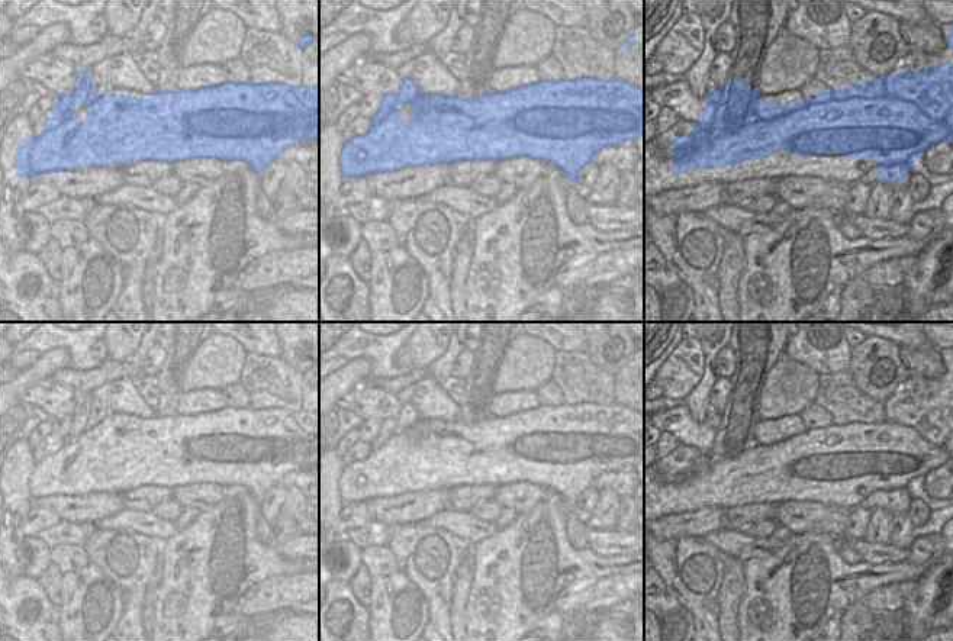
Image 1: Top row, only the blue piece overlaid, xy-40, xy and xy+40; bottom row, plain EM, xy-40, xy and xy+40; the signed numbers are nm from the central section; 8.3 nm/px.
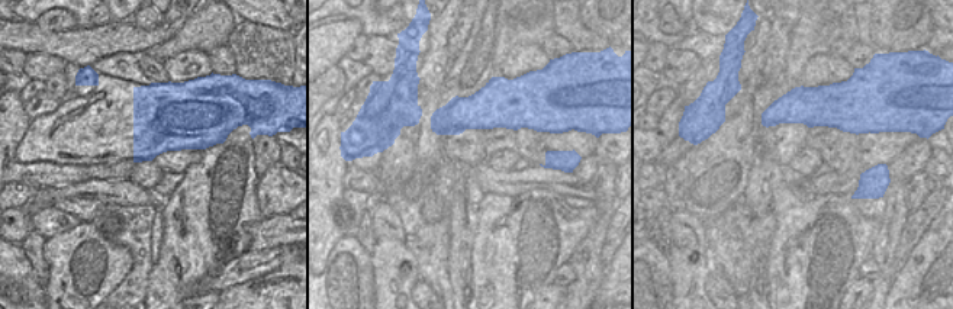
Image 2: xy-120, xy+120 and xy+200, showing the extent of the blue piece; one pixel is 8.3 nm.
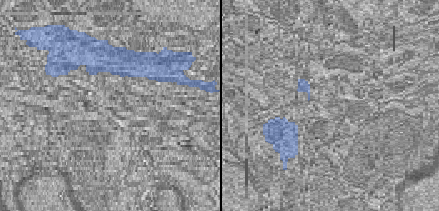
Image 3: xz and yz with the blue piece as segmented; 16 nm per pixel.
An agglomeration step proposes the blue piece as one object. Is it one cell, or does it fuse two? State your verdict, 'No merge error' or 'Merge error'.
No merge error

